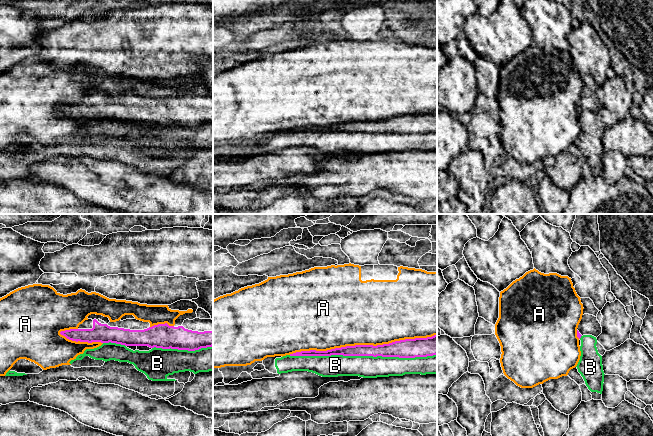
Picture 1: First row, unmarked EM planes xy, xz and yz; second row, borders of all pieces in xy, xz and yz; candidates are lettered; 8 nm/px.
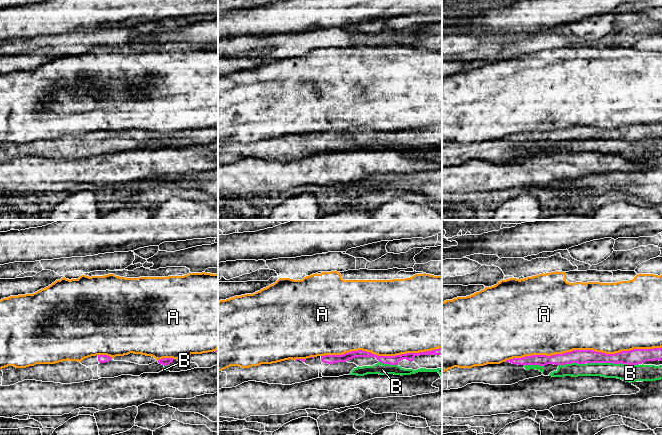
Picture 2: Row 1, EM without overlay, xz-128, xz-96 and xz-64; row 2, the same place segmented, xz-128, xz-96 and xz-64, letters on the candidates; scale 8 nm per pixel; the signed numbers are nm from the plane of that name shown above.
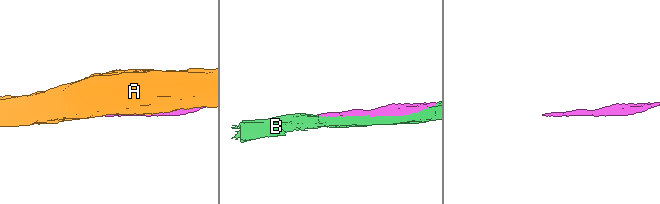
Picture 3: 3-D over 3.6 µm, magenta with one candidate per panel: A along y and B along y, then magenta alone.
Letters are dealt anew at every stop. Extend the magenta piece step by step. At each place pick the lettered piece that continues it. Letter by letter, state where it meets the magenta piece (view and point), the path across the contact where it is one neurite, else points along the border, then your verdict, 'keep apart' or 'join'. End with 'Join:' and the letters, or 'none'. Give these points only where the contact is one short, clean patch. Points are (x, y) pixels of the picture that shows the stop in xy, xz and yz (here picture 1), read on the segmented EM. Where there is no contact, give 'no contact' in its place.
A: contact xz (362, 345); keep apart
B: contact xz (362, 355); keep apart
Join: none

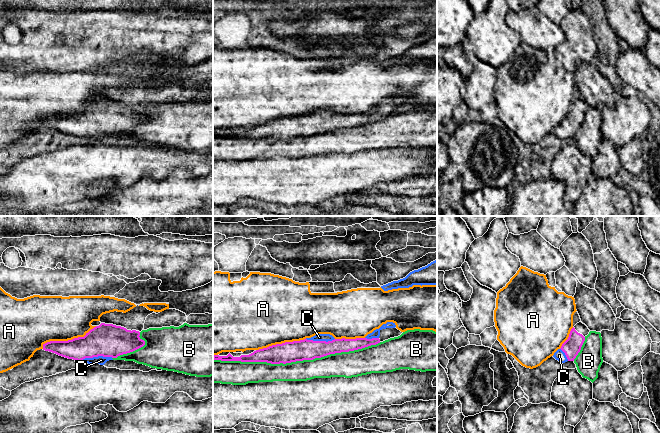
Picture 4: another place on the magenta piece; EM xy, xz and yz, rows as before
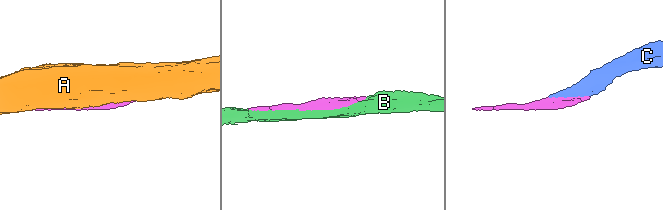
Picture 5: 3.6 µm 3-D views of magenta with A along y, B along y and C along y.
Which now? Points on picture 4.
A: contact xy (68, 340); keep apart
B: contact xz (296, 360); keep apart
C: contact xy (96, 356); join
Join: C

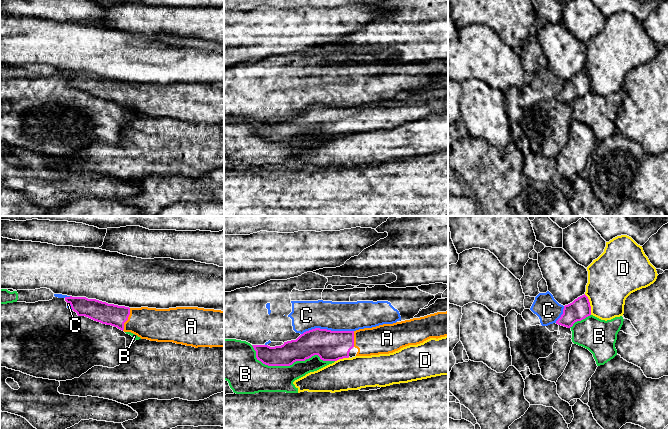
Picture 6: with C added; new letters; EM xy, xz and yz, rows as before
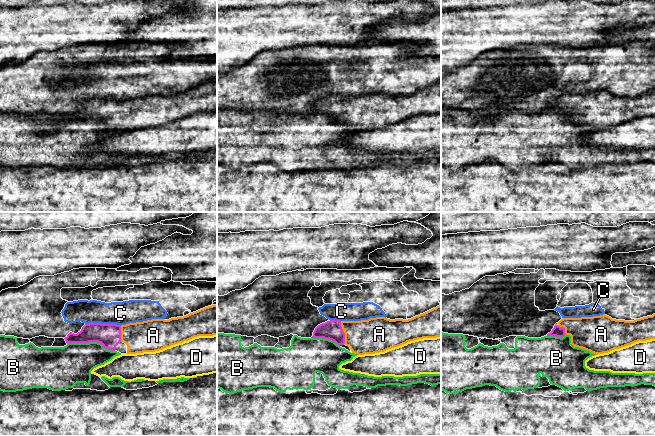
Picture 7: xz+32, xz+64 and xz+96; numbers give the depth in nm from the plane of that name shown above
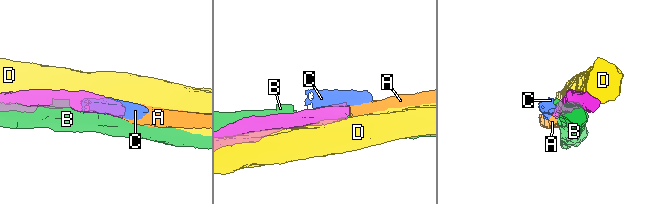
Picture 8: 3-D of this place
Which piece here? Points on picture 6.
A: contact xy (127, 319); way xy (109, 314), (127, 319), (153, 324); join
B: contact xz (289, 365); keep apart
C: contact xz (327, 330); keep apart
D: contact yz (589, 304); keep apart
Join: A

